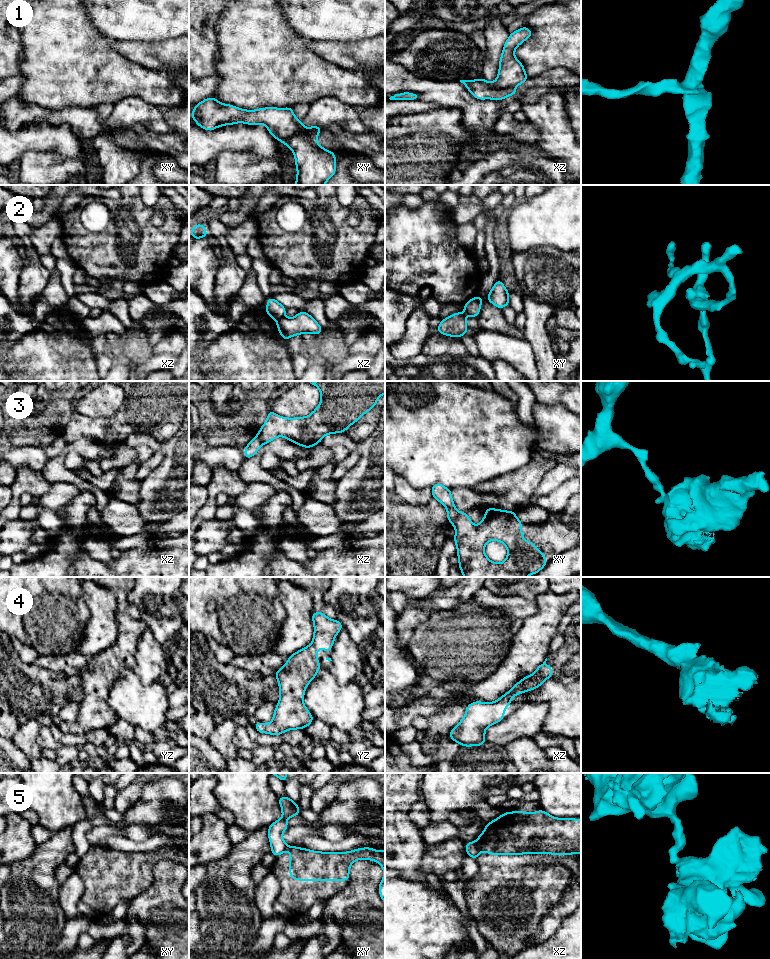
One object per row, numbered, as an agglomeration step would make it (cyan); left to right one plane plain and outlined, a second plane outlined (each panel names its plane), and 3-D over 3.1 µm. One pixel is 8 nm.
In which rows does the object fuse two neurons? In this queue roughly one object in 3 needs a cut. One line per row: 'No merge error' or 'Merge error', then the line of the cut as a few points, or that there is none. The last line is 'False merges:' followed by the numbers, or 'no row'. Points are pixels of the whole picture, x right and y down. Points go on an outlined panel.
1: Merge error. Split along xz (481, 78), (482, 82), (489, 87), (513, 88)
2: Merge error. Split along xz (283, 315), (276, 320)
3: Merge error. Split along xy (459, 513), (452, 523)
4: No merge error. No split
5: Merge error. Split along xz (475, 843), (479, 852)
False merges: 1, 2, 3, 5

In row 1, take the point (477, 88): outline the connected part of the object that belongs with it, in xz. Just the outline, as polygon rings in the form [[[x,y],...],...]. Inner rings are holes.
[[[482,78],[477,80],[460,80],[461,83],[470,91],[470,93],[479,100],[493,99],[503,100],[508,96],[518,93],[513,87],[505,89],[493,89],[484,85]]]

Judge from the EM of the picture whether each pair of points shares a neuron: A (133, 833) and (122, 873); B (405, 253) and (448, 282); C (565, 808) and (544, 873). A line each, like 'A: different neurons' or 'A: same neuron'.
A: different neurons
B: same neuron
C: different neurons

